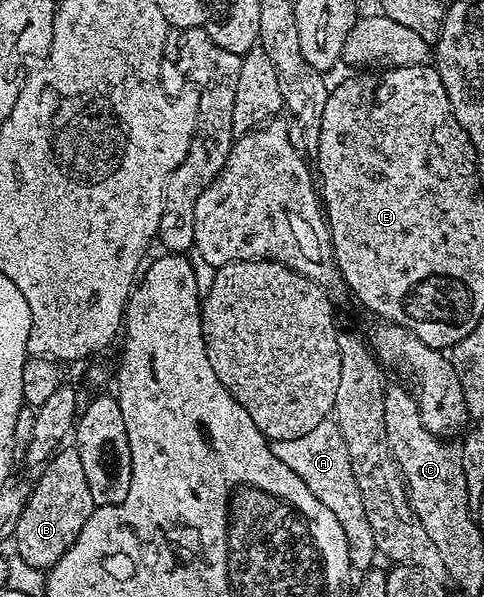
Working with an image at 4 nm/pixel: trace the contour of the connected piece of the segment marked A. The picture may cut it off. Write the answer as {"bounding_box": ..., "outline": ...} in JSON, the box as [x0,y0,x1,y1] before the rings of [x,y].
{"bounding_box":[270,418,376,574],"outline":[[[327,418],[320,422],[320,426],[316,426],[316,430],[300,438],[275,440],[270,449],[272,454],[280,458],[280,462],[284,462],[288,470],[295,472],[304,482],[304,486],[308,486],[308,490],[312,490],[312,494],[316,494],[316,498],[320,498],[320,502],[324,502],[324,506],[328,506],[328,510],[336,516],[336,522],[340,522],[350,547],[351,569],[358,574],[367,571],[376,560],[372,526],[368,526],[364,502],[360,502],[360,486],[356,486],[352,462],[348,458],[348,450],[344,446],[337,419]]]}

